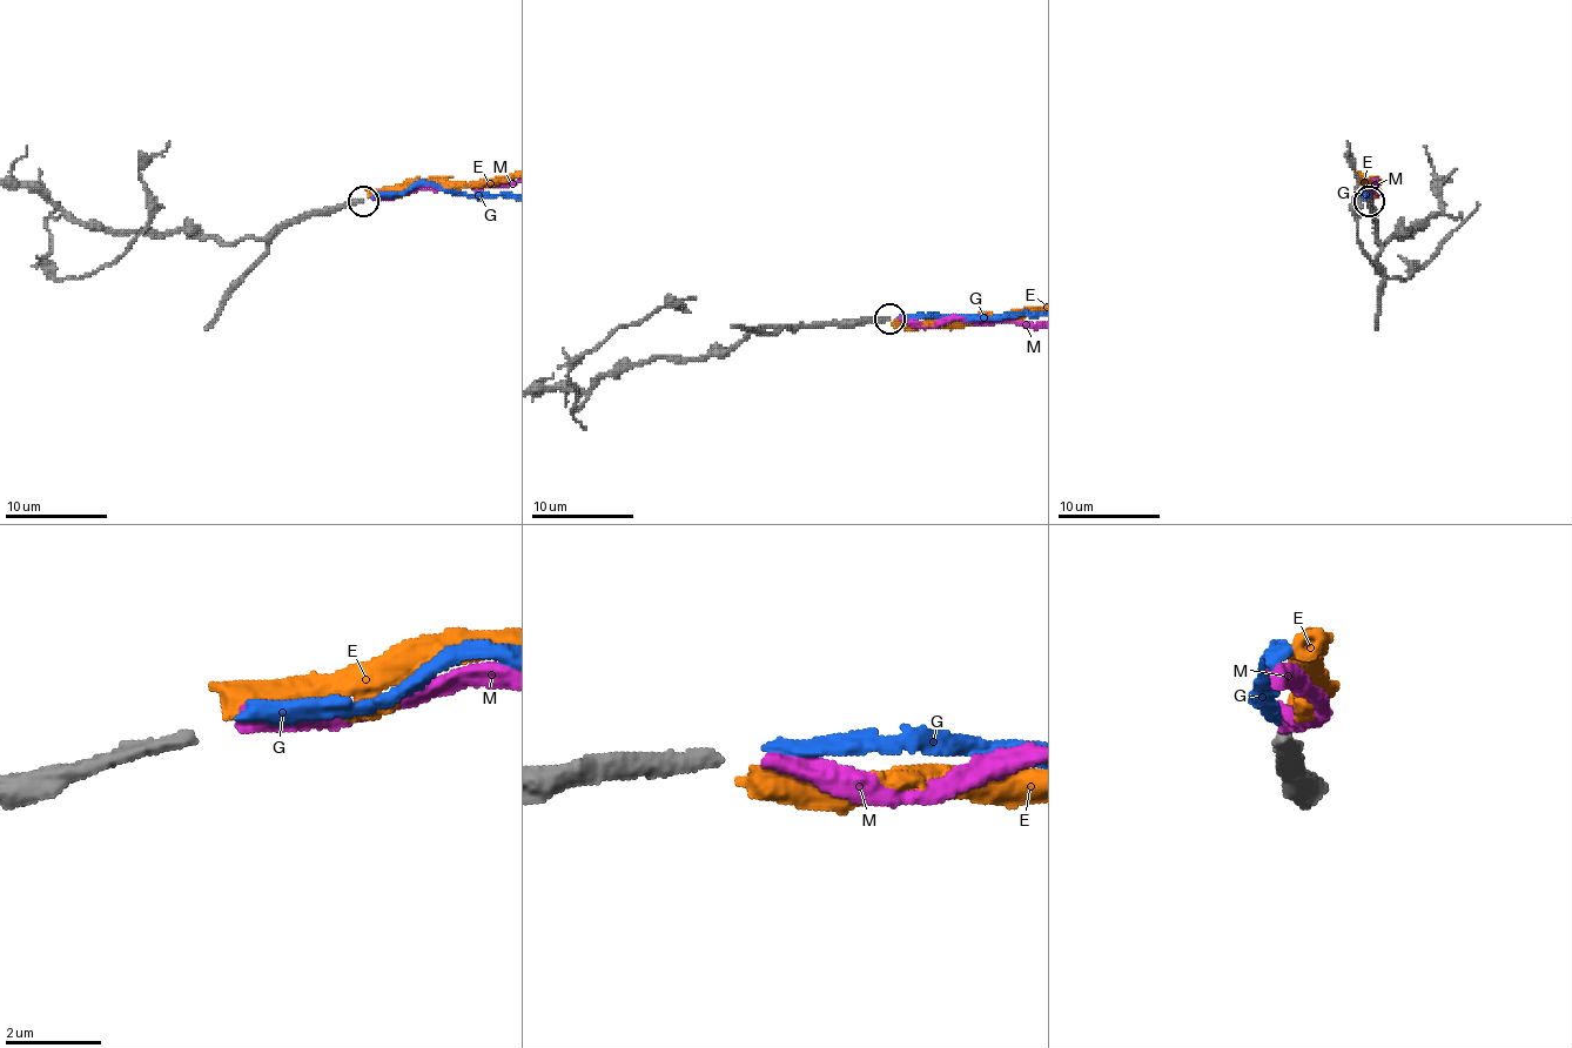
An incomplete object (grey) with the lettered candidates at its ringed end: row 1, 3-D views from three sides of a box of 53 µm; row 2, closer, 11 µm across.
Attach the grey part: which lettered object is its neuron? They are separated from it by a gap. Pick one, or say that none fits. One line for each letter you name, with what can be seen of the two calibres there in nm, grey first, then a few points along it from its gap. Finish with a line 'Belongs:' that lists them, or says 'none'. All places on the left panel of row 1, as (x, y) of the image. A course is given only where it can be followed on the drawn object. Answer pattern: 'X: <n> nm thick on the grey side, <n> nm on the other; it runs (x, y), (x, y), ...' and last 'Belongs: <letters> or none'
M: 320 nm thick on the grey side, 380 nm on the other
Belongs: M

